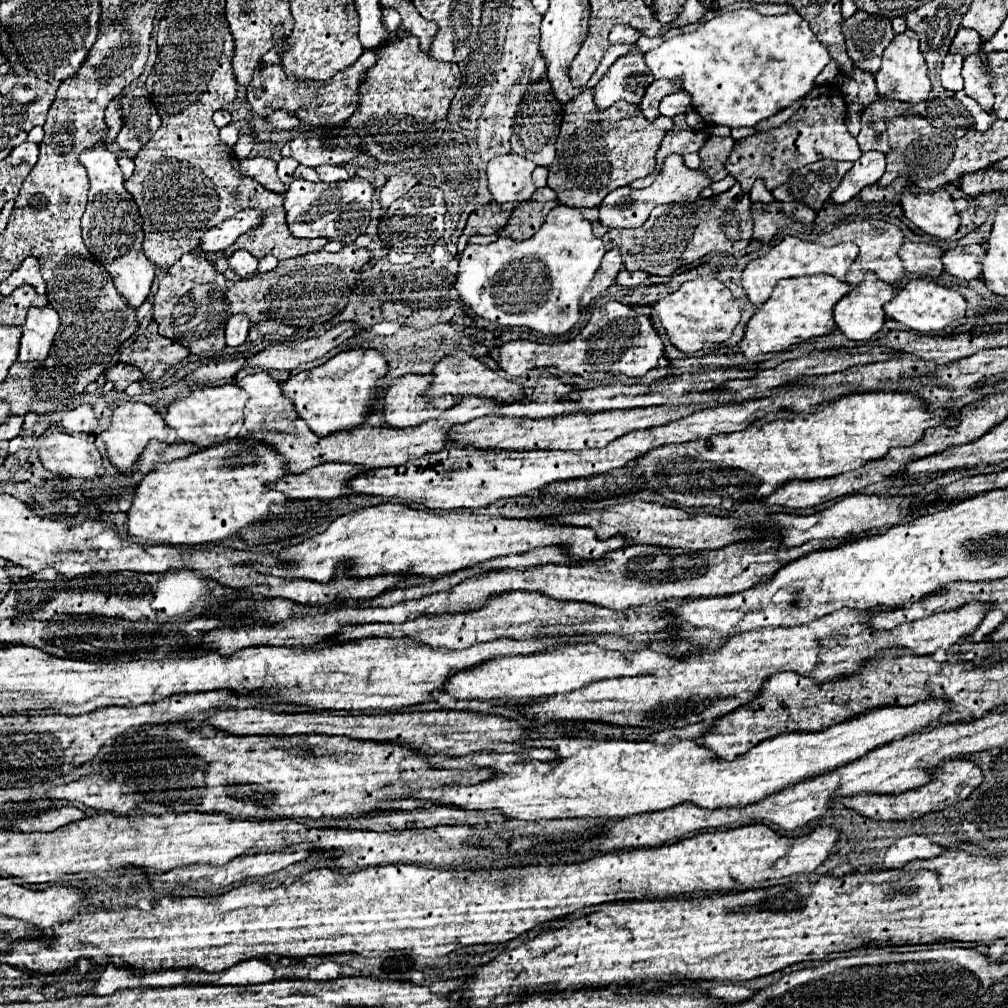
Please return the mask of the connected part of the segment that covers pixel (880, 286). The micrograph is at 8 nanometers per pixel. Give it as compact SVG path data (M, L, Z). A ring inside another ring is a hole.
M865 274L865 280L837 302L833 312L837 328L855 342L873 338L885 324L883 304L891 298L891 284L879 280L875 274Z

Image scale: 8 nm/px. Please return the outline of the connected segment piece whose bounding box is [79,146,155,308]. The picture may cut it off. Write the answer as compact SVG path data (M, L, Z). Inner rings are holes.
M103 146L85 150L83 154L79 154L79 162L87 168L87 174L91 180L87 210L81 218L83 240L89 252L99 260L99 264L103 264L109 270L115 282L115 288L127 298L129 306L139 308L149 296L151 284L155 280L155 266L143 254L143 246L141 246L143 244L143 220L139 216L137 204L123 186L123 174L111 150Z

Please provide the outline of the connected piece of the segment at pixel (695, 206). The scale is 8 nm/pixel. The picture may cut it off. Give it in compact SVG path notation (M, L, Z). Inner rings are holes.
M739 184L727 192L711 198L697 198L689 204L667 204L657 206L647 222L635 230L609 230L603 236L605 248L621 248L623 264L627 270L621 270L617 284L621 286L643 286L649 274L673 276L683 266L711 254L735 254L751 242L753 218L751 218L751 200L749 194L741 190ZM643 270L643 272L629 272ZM649 272L649 274L645 274Z

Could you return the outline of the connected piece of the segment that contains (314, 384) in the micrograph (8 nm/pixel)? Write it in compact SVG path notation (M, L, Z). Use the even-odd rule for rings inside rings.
M347 350L329 358L325 364L299 372L281 384L283 394L293 402L299 418L303 418L309 428L327 436L341 428L355 428L365 422L369 408L375 402L377 380L387 374L387 362L377 350Z

